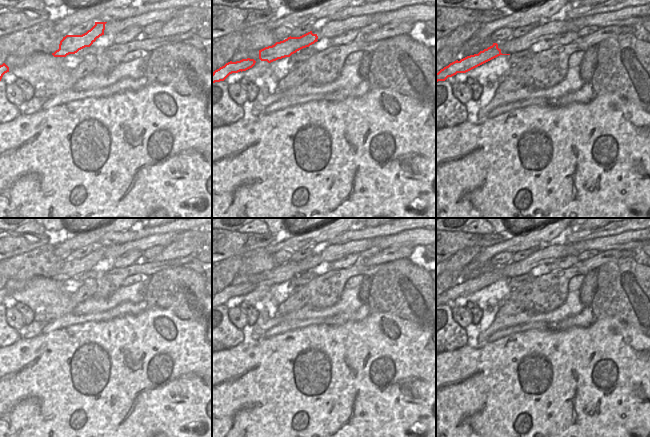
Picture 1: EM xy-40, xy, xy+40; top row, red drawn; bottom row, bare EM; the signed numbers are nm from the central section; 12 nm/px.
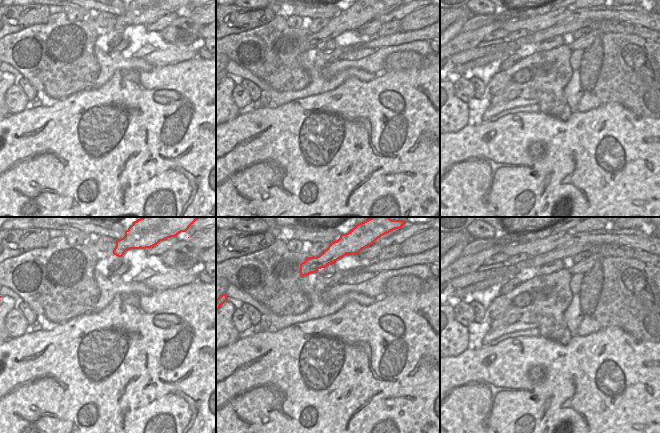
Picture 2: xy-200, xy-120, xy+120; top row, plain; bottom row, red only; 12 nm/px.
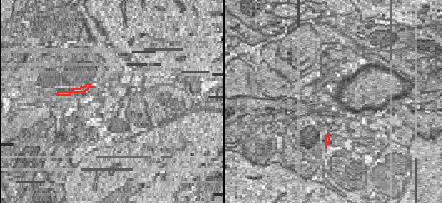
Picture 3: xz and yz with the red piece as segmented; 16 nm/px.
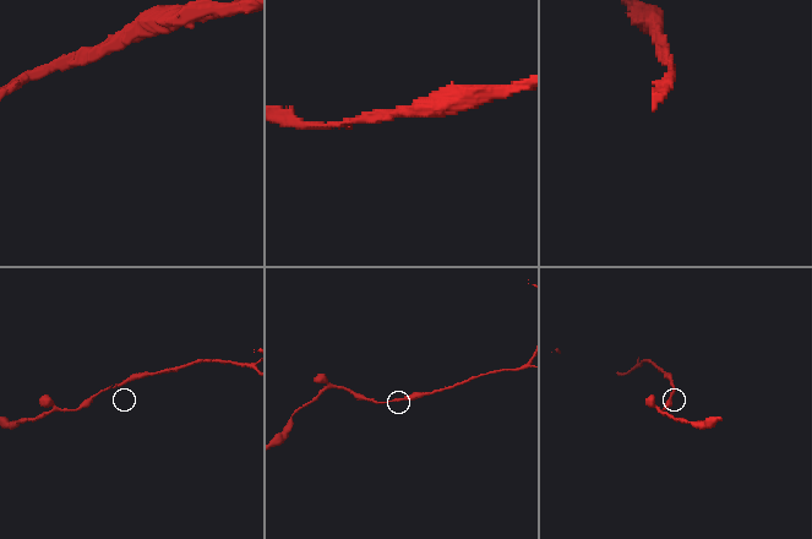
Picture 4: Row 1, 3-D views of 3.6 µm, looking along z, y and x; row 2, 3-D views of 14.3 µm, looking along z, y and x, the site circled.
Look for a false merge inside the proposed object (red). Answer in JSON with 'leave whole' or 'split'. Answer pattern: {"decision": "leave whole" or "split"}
{"decision": "leave whole"}

